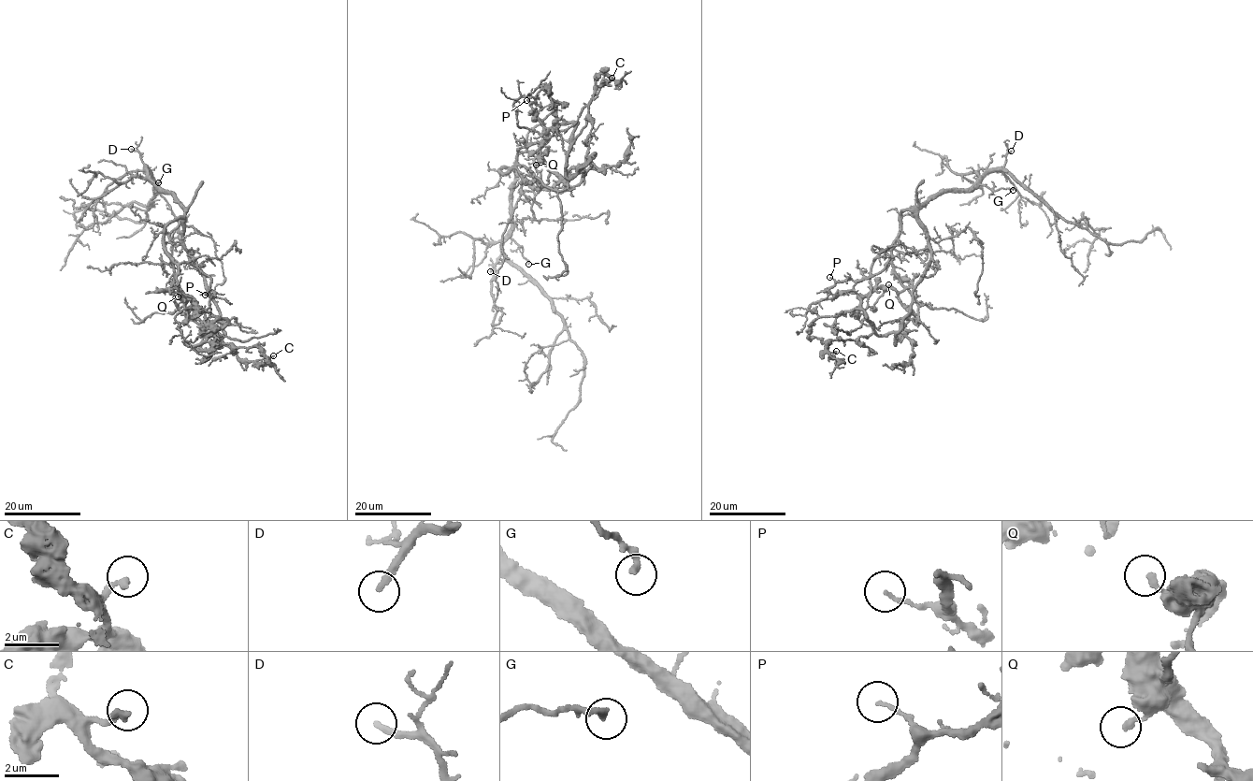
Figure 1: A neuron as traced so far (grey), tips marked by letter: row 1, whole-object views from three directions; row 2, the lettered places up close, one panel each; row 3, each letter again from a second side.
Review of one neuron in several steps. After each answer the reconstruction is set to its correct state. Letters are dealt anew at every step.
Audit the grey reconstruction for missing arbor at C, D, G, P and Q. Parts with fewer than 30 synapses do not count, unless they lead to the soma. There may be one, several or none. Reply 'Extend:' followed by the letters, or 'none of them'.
Extend: D

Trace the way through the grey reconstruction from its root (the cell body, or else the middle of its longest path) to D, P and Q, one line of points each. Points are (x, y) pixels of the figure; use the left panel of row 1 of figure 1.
D: (180, 202), (157, 187), (146, 172), (140, 153), (131, 149)
P: (180, 202), (183, 216), (165, 227), (165, 245), (173, 260), (209, 277), (207, 293), (213, 293), (205, 295)
Q: (180, 202), (183, 216), (171, 221), (165, 236), (178, 267), (180, 290), (191, 300), (178, 296)

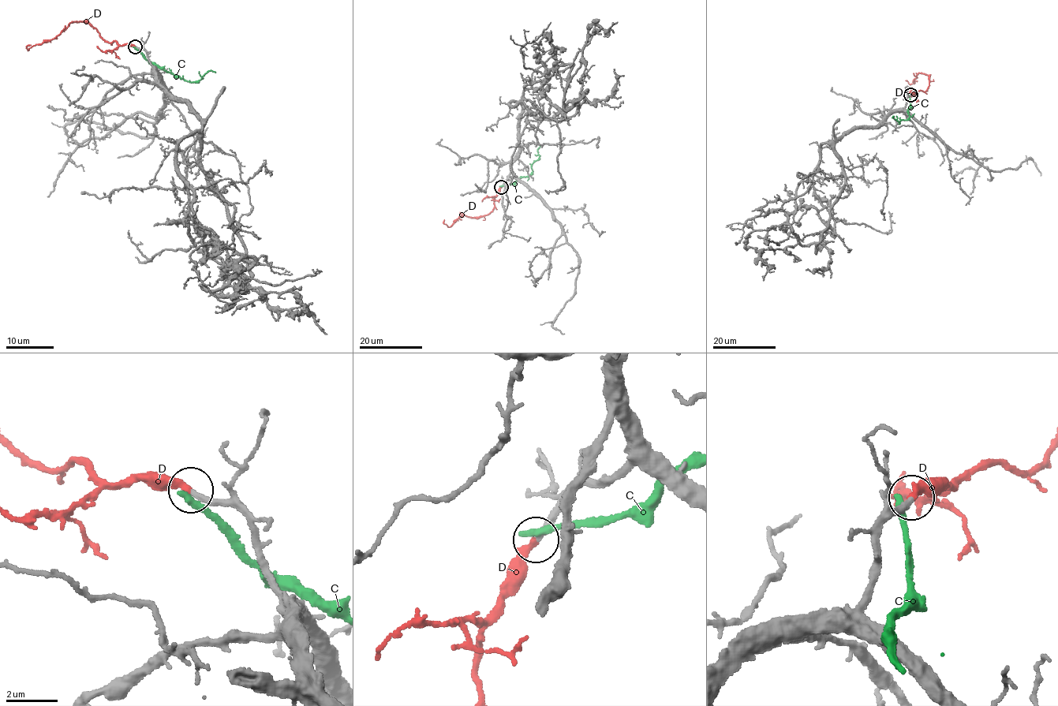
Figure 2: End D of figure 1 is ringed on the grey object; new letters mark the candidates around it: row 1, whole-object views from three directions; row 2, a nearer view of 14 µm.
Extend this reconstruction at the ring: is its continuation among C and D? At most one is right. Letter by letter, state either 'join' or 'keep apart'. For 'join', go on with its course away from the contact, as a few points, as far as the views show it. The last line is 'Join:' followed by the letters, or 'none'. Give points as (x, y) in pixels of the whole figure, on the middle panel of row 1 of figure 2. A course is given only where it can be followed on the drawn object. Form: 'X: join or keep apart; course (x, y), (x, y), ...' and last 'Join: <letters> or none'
C: keep apart
D: join; course (501, 186), (494, 199), (494, 210), (485, 215), (469, 218), (463, 214), (454, 219), (449, 227), (444, 219)
Join: D

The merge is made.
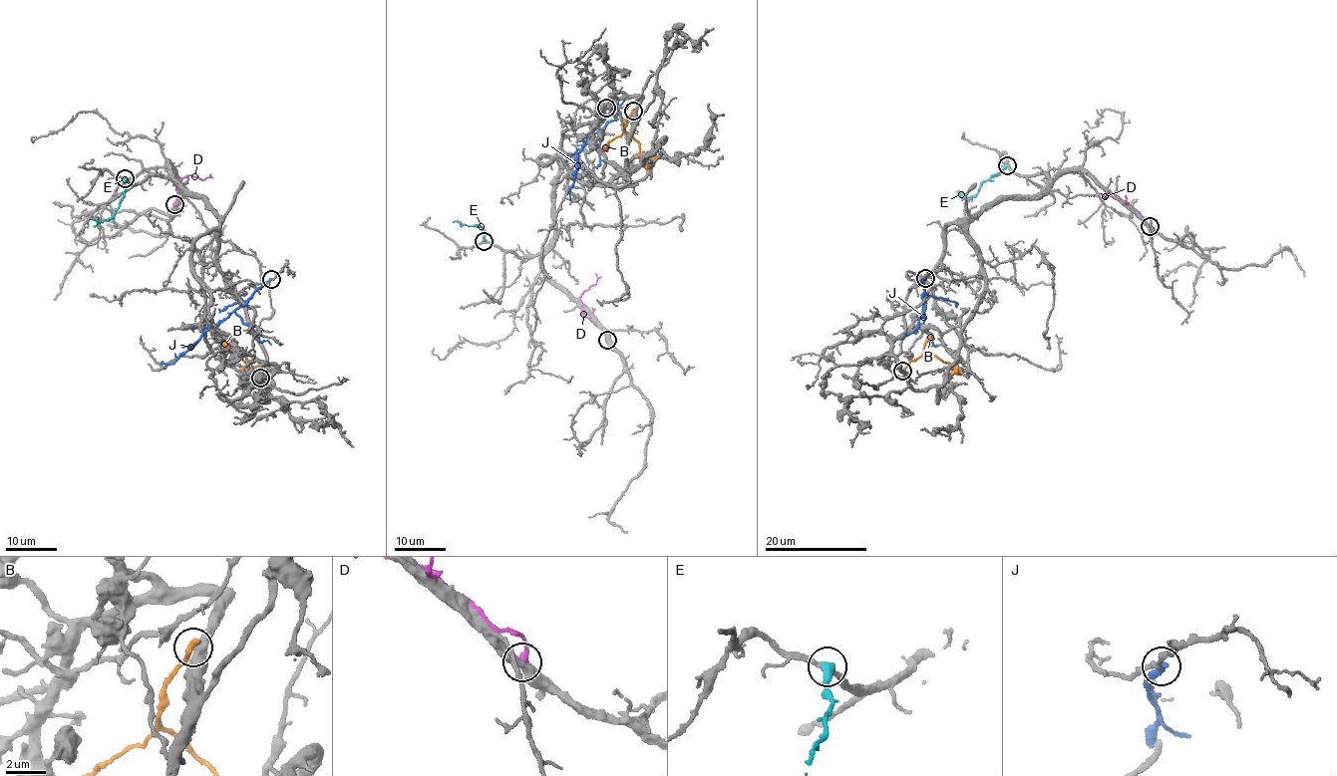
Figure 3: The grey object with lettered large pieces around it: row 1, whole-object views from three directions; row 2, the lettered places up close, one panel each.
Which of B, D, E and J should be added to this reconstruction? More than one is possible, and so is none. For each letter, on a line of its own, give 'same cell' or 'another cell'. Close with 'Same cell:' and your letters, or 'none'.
B: another cell
D: another cell
E: same cell
J: another cell
Same cell: E

